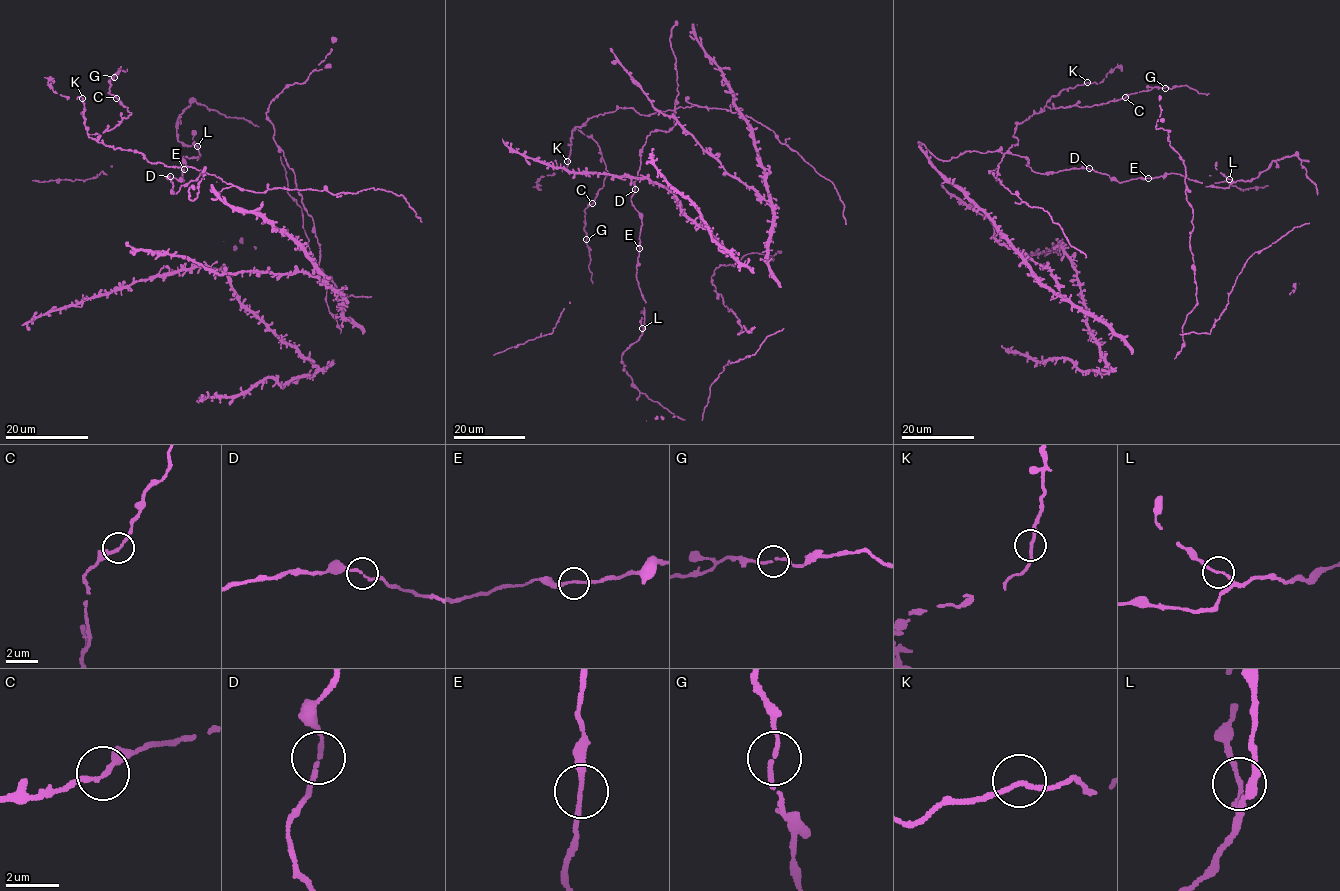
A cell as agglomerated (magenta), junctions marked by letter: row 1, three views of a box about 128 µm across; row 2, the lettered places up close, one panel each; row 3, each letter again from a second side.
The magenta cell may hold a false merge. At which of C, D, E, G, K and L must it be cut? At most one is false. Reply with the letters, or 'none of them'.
none of them

